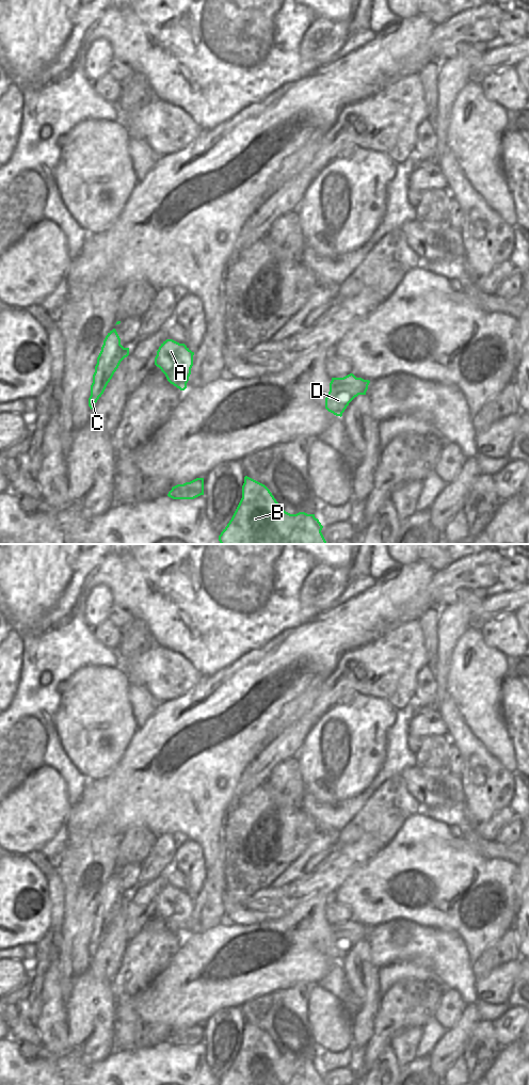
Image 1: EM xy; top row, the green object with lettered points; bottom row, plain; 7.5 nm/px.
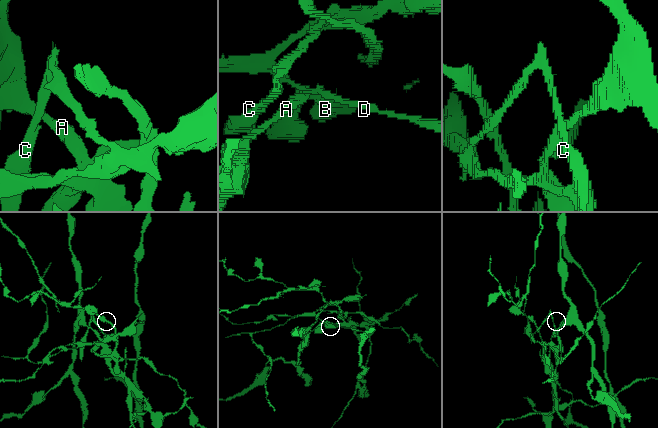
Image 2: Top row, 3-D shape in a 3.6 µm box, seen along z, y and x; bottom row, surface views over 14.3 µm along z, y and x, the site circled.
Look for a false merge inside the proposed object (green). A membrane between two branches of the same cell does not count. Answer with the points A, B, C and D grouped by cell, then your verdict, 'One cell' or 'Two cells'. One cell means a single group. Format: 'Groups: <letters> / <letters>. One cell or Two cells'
Groups: A / B C D. Two cells

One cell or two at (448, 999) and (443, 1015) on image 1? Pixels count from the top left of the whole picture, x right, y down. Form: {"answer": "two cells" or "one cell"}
{"answer": "one cell"}

